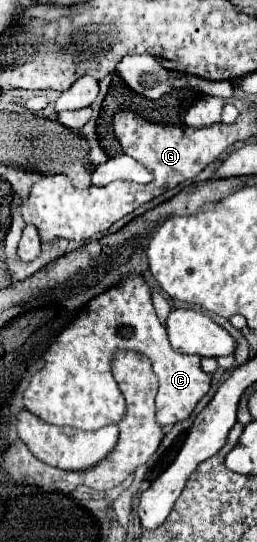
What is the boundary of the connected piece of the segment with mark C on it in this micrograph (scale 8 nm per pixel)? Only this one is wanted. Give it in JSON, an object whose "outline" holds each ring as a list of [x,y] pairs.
{"outline":[[[127,274],[115,286],[95,296],[83,308],[81,328],[65,328],[43,354],[45,366],[31,378],[23,398],[25,408],[47,424],[67,424],[81,430],[97,430],[119,422],[126,412],[125,398],[117,390],[111,360],[115,348],[145,354],[159,378],[157,424],[173,426],[191,416],[197,402],[209,392],[211,376],[201,370],[199,356],[177,354],[167,340],[165,326],[159,322],[151,304],[151,288],[141,274]]]}

